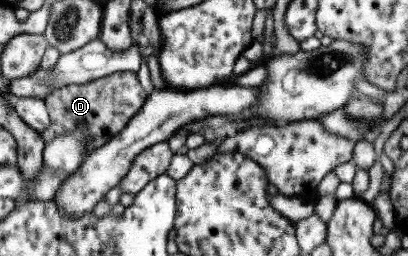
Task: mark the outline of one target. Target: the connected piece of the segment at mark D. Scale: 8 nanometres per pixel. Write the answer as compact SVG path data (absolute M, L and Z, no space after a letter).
M117 71L89 81L87 84L69 84L69 86L58 88L44 98L49 126L41 130L41 139L47 143L59 133L81 127L85 131L87 152L91 152L114 137L143 106L147 97L147 93L137 80L136 72L129 71Z

